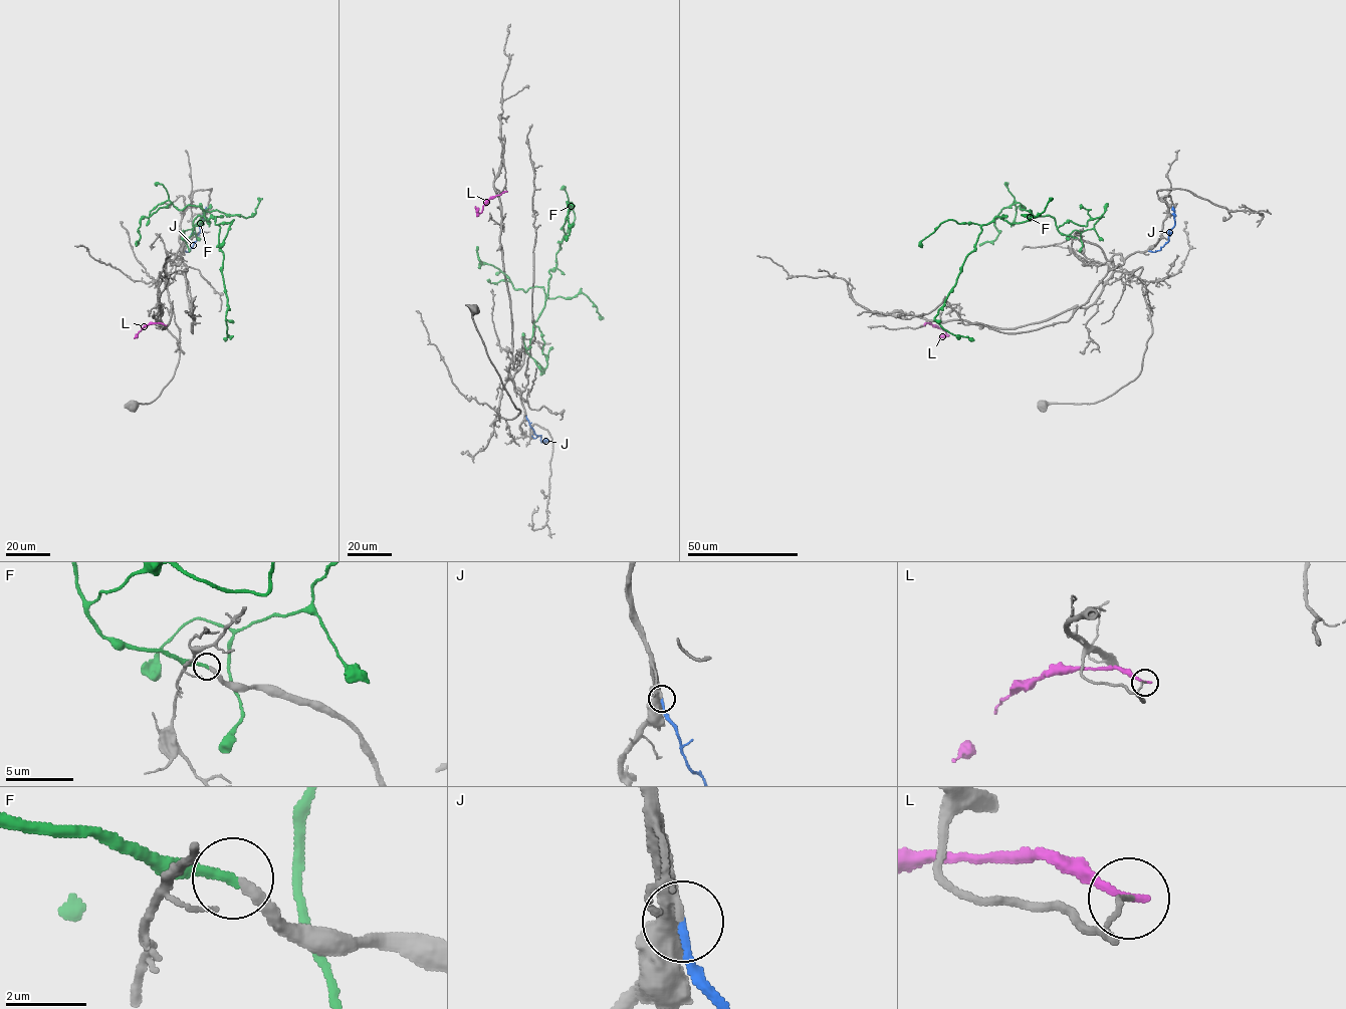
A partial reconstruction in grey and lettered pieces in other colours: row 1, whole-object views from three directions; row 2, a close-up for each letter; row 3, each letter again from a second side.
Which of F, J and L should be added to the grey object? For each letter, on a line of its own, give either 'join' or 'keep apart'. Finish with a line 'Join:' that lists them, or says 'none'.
F: join
J: join
L: keep apart
Join: F, J

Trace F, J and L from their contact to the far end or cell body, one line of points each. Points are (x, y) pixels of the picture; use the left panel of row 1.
F: (188, 238), (198, 216), (208, 223), (215, 217), (227, 297), (229, 336), (225, 340)
J: (185, 250), (189, 250), (196, 240), (206, 207)
L: (165, 325), (150, 323), (134, 338)

